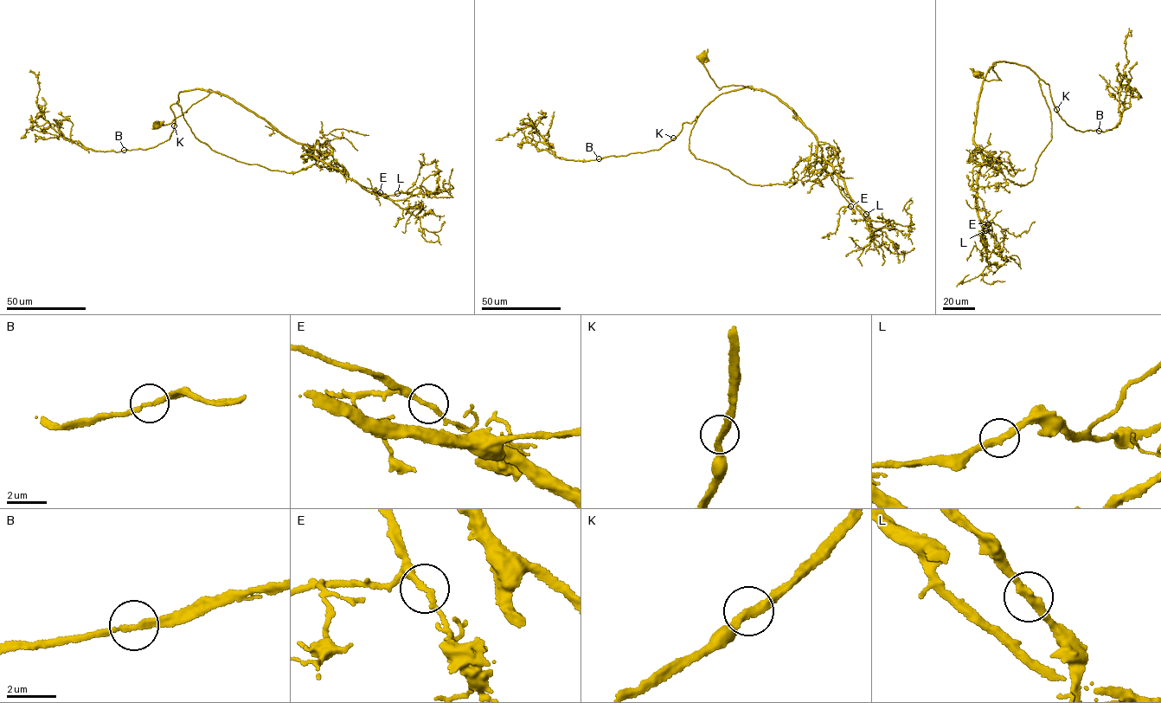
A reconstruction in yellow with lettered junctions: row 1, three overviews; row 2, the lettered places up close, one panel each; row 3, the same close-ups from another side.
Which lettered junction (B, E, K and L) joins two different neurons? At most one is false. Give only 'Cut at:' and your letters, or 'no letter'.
Cut at: no letter

